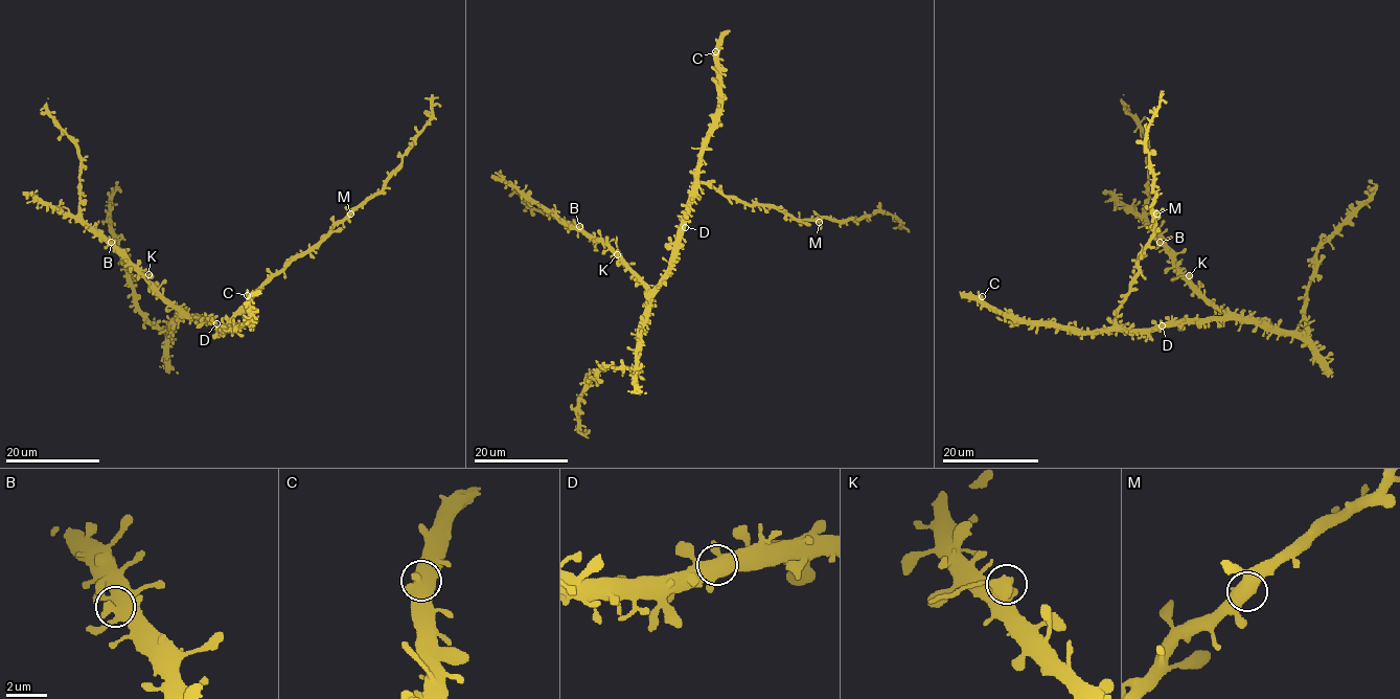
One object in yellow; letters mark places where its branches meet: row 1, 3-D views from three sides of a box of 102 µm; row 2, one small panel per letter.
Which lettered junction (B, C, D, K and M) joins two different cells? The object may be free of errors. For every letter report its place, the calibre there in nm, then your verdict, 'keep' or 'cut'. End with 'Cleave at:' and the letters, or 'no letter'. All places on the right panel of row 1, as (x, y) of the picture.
B: at (1160, 242); 500 nm thick; keep
C: at (982, 296); 480 nm thick; keep
D: at (1162, 325); 550 nm thick; keep
K: at (1189, 275); 550 nm thick; keep
M: at (1156, 213); 500 nm thick; keep
Cleave at: no letter

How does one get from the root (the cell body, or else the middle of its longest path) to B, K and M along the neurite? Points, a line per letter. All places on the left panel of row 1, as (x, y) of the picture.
B: (212, 325), (207, 320), (188, 318), (181, 314), (111, 242)
K: (212, 325), (207, 320), (188, 318), (181, 314), (148, 280), (148, 275)
M: (212, 325), (227, 324), (262, 286), (292, 261), (307, 253), (350, 213)

